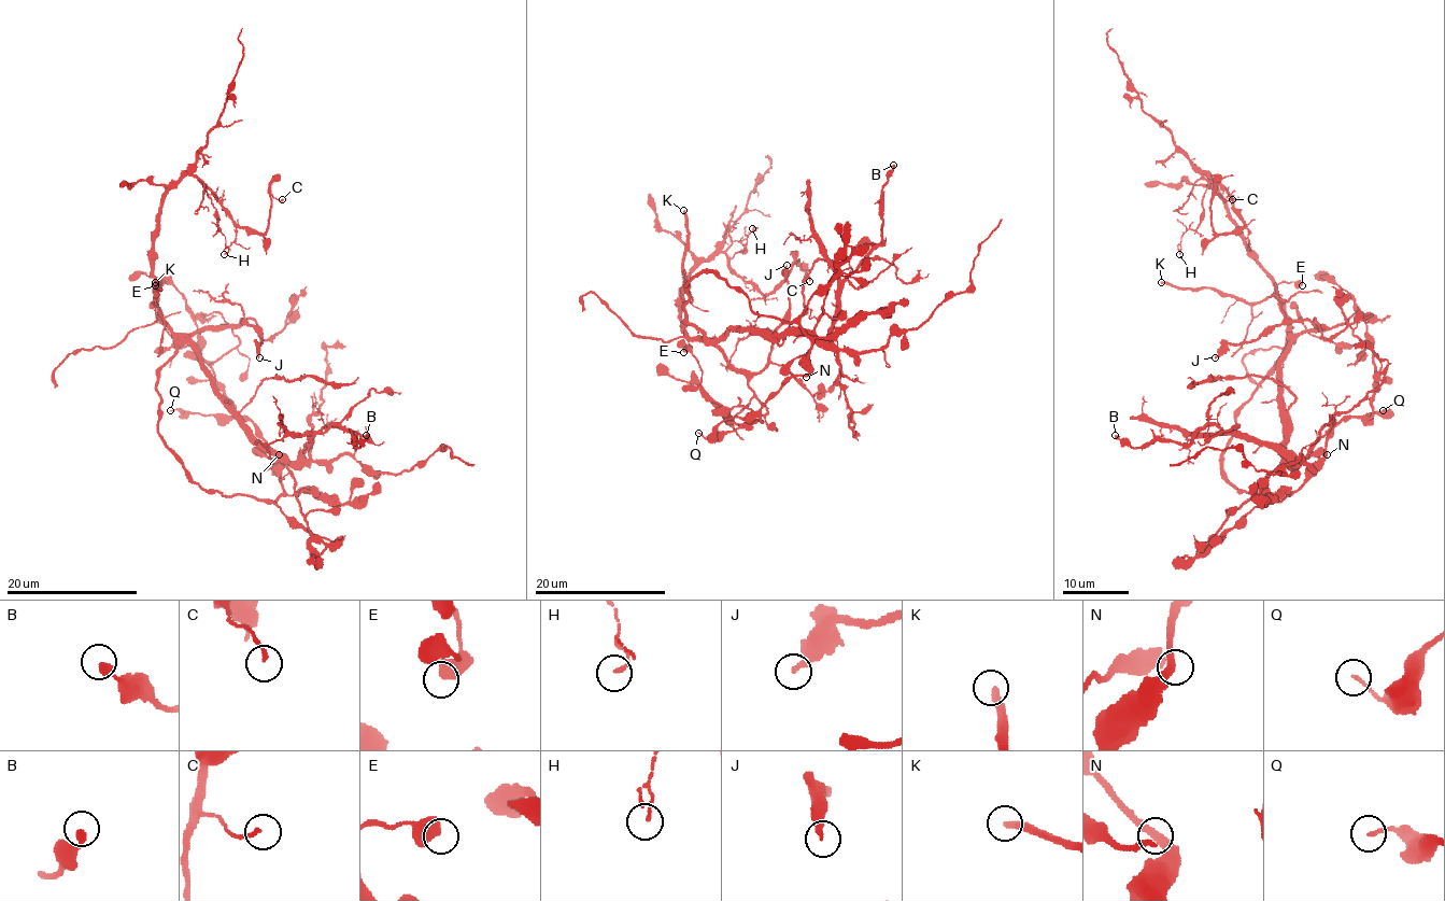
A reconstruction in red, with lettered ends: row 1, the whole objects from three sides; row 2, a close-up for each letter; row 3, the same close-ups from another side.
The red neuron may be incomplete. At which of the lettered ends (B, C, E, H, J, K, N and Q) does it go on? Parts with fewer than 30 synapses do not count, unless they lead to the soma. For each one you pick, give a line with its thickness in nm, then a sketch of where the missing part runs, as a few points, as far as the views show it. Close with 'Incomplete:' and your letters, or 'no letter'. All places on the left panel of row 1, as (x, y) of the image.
Incomplete: no letter

